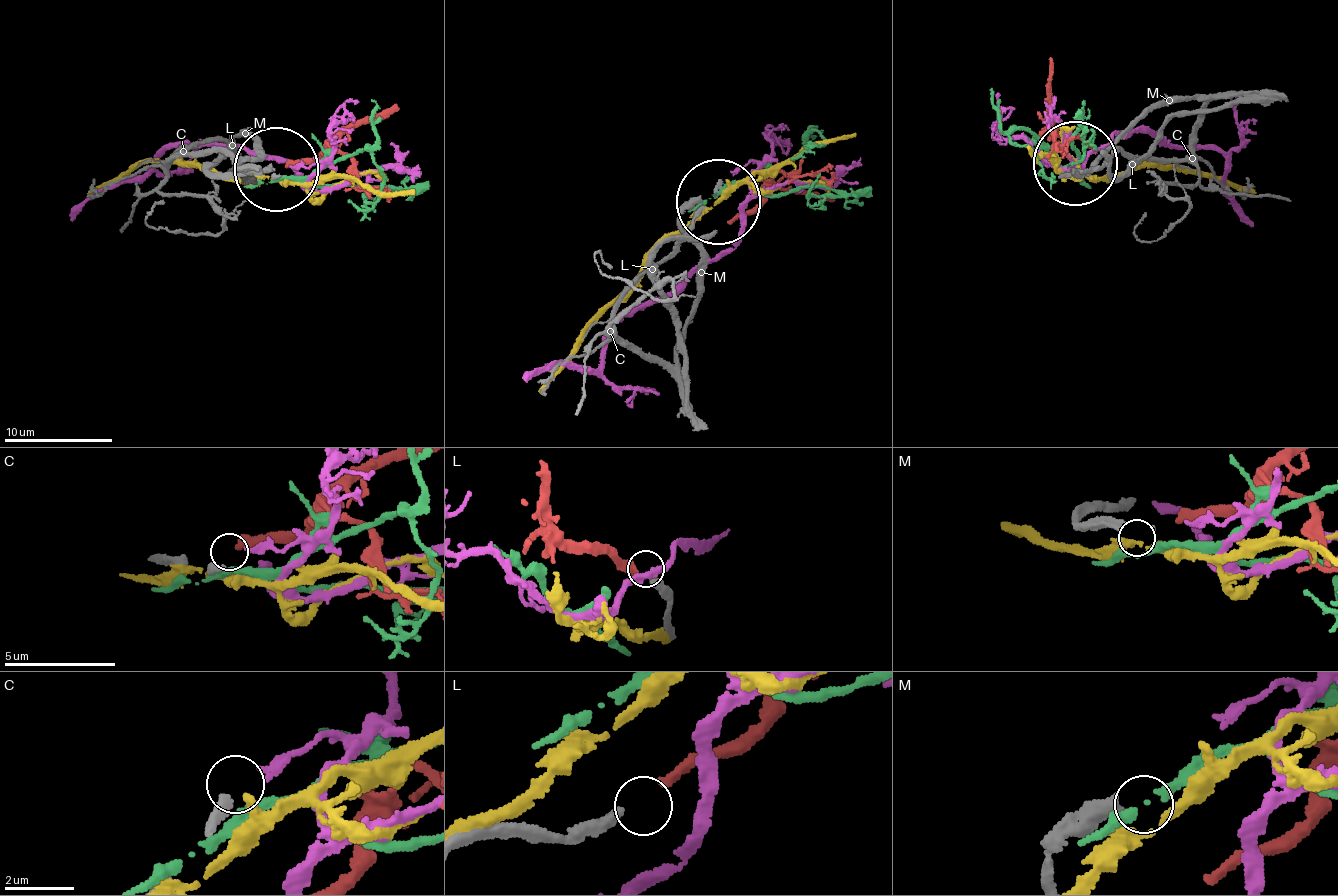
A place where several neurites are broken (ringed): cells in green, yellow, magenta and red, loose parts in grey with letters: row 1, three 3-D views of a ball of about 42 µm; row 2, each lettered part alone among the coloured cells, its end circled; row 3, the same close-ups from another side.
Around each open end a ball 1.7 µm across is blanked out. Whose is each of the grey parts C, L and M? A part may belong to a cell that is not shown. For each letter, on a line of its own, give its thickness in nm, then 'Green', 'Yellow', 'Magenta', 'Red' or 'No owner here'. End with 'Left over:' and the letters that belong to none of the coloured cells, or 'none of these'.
C: Thickness 300 nm. No owner here
L: Thickness 400 nm. Red
M: Thickness 420 nm. No owner here
Left over: C, M

